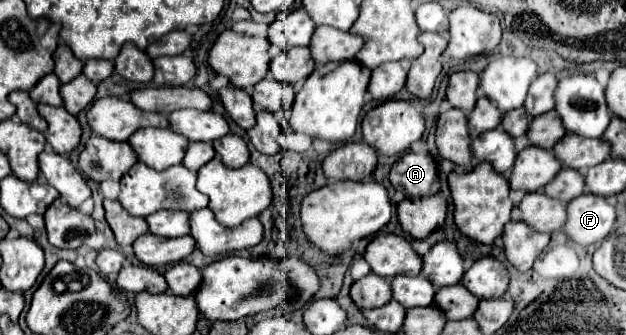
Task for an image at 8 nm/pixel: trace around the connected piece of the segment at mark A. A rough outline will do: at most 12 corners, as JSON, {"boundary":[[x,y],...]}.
{"boundary":[[404,153],[390,181],[406,197],[440,191],[430,153]]}

